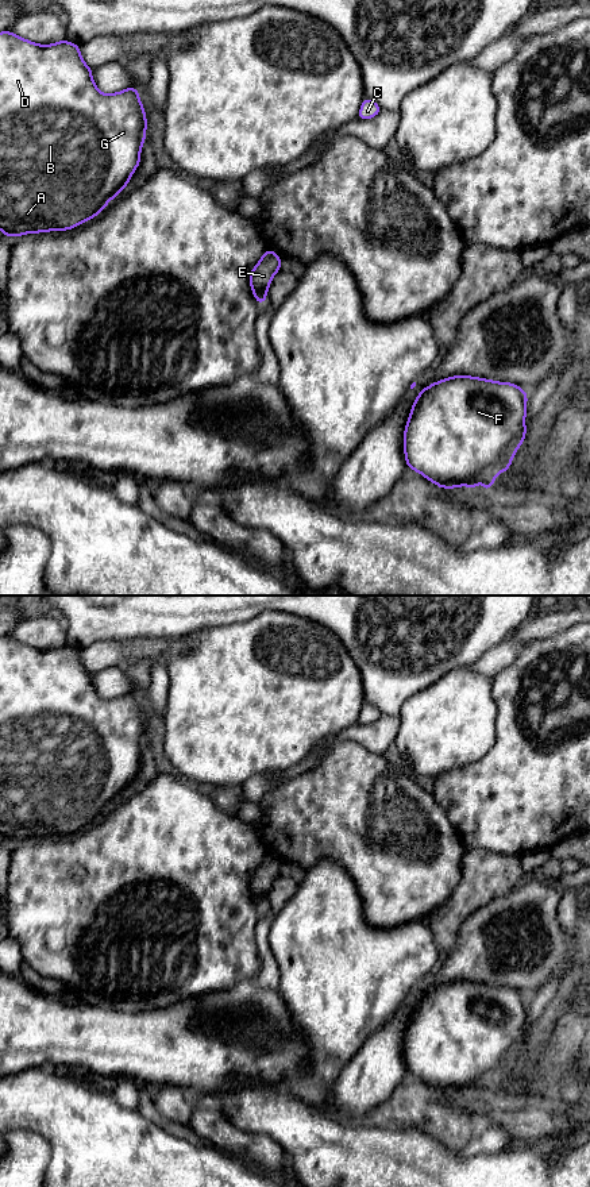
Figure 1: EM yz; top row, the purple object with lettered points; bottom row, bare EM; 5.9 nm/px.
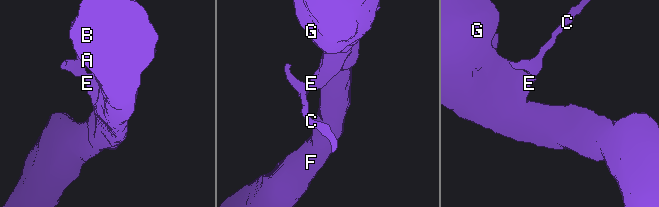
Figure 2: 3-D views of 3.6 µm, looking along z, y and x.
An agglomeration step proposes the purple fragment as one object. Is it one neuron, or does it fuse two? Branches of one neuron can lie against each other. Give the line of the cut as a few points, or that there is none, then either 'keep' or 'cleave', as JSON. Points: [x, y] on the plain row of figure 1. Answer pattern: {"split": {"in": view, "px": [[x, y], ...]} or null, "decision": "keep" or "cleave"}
{"split": {"in": "yz", "px": [[266, 855], [276, 860]]}, "decision": "cleave"}

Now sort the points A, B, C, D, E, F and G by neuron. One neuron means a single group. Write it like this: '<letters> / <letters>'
A B D E F G / C

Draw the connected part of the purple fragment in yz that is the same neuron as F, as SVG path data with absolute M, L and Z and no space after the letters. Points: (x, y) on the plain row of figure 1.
M455 980L432 987L413 1006L404 1036L406 1072L443 1094L468 1091L490 1095L495 1082L508 1076L527 1038L528 998L512 987Z

